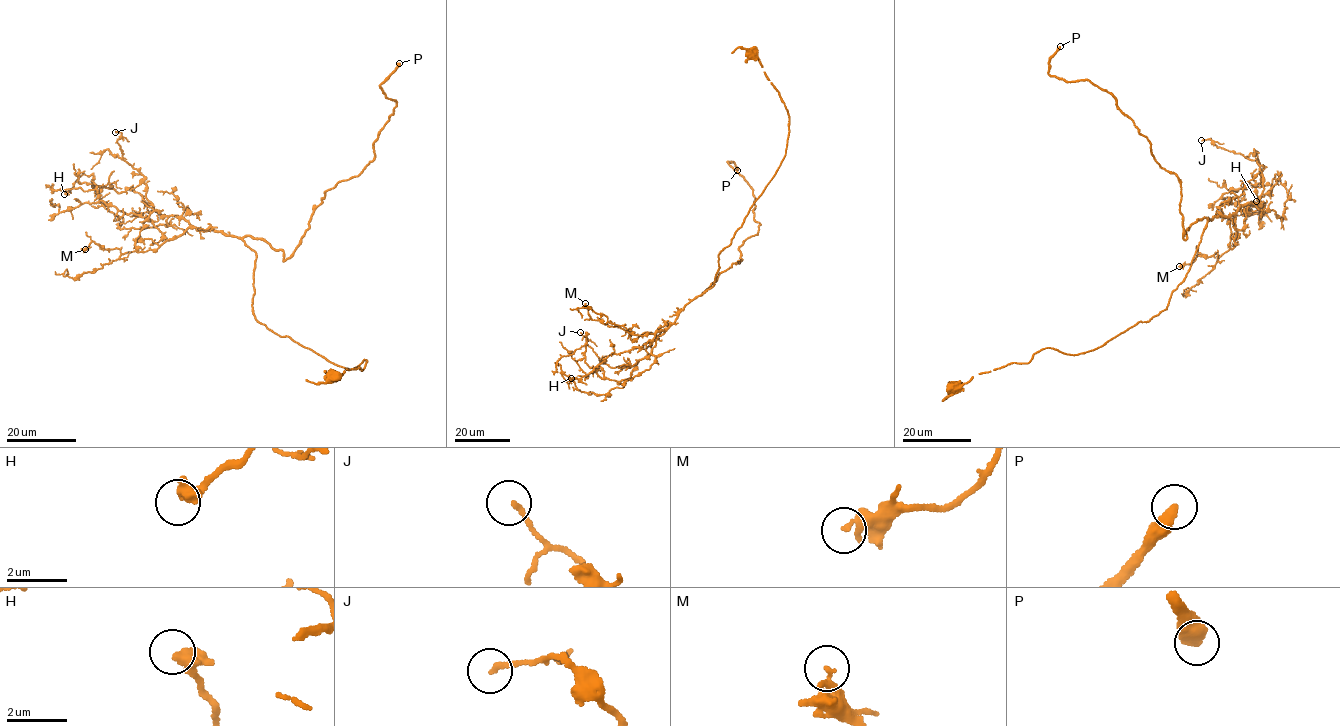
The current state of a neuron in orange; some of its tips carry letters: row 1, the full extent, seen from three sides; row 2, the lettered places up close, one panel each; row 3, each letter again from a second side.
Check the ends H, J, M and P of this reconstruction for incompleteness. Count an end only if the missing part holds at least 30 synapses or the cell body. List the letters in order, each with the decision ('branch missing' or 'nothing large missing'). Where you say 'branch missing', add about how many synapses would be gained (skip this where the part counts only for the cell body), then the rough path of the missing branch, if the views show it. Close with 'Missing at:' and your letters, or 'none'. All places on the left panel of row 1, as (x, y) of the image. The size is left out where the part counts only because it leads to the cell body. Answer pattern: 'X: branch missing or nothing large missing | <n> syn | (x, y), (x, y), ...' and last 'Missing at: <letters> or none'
H: nothing large missing
J: nothing large missing
M: nothing large missing
P: branch missing | 120 syn | (399, 63), (414, 53), (412, 45), (393, 37), (356, 34), (330, 25), (346, 23), (320, 48), (305, 55)
Missing at: P

